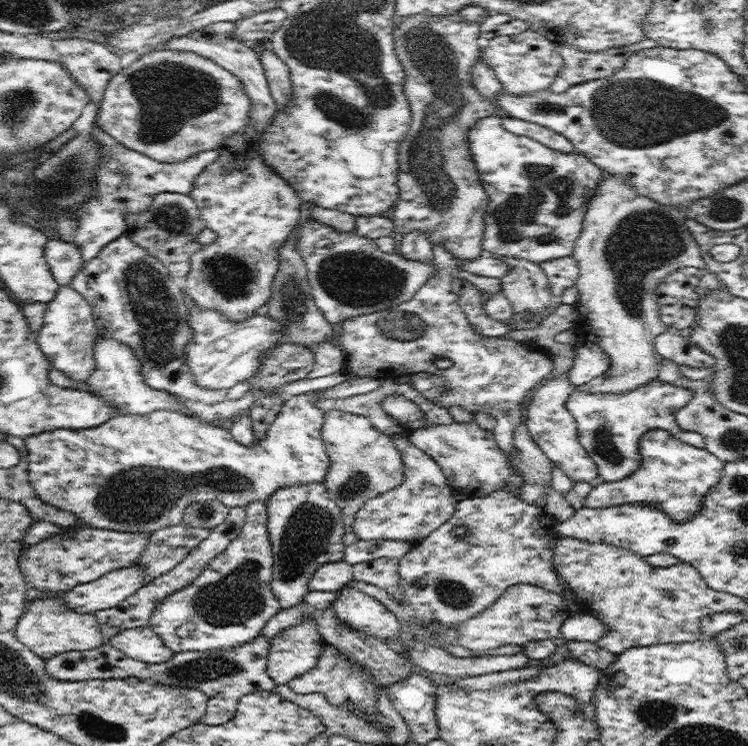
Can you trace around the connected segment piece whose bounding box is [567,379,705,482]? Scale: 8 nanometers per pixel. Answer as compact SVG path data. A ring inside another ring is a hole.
M656 379L627 393L572 393L567 400L567 409L577 422L581 446L596 463L598 474L604 482L616 482L630 476L640 466L640 441L649 430L662 429L678 441L705 448L704 437L699 432L680 428L675 415L692 395L687 388Z

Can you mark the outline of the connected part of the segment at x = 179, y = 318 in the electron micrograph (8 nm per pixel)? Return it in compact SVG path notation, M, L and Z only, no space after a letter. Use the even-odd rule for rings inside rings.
M123 234L103 246L74 276L71 285L93 309L98 336L130 346L140 362L140 374L152 388L204 405L237 400L251 390L251 384L245 382L218 390L202 388L194 382L185 357L186 344L192 339L188 321L192 310L188 306L190 300L174 284L169 270L128 235Z

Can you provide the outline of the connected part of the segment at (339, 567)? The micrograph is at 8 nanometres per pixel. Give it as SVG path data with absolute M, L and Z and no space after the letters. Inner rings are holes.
M344 559L338 562L319 566L313 574L308 588L310 591L325 590L338 591L353 580L353 568Z

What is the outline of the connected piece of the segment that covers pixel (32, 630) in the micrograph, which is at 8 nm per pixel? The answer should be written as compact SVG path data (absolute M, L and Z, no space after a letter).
M60 598L34 599L25 602L25 611L15 630L18 640L44 660L72 650L92 650L105 642L95 614L80 614L69 609Z

